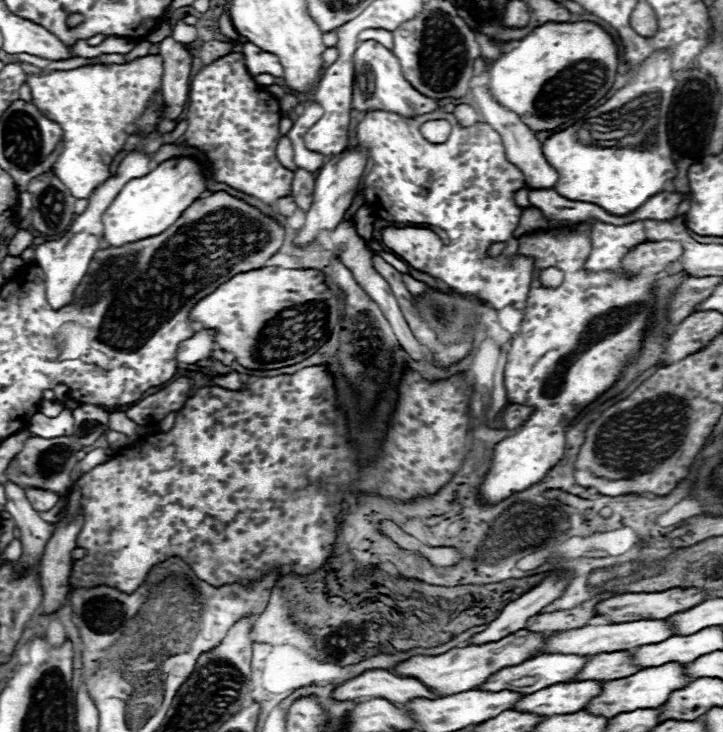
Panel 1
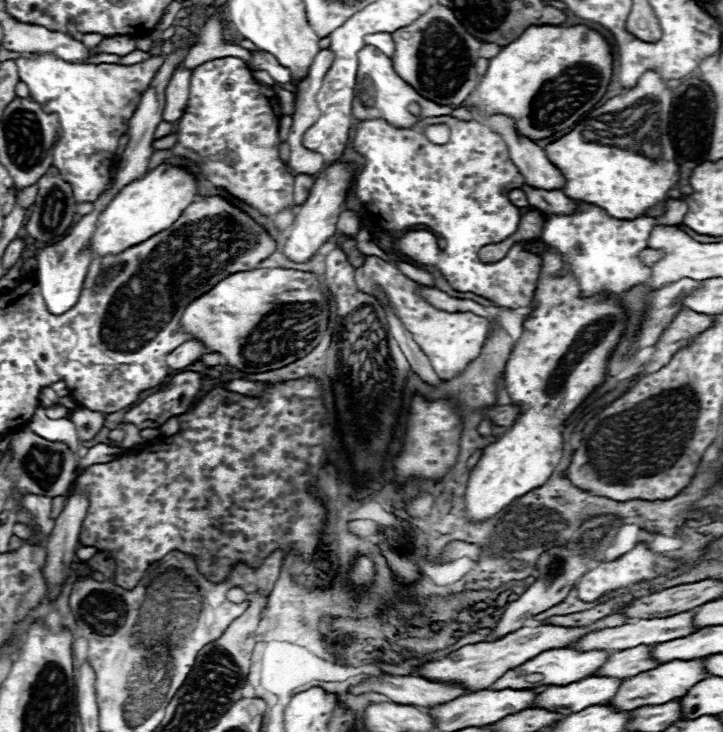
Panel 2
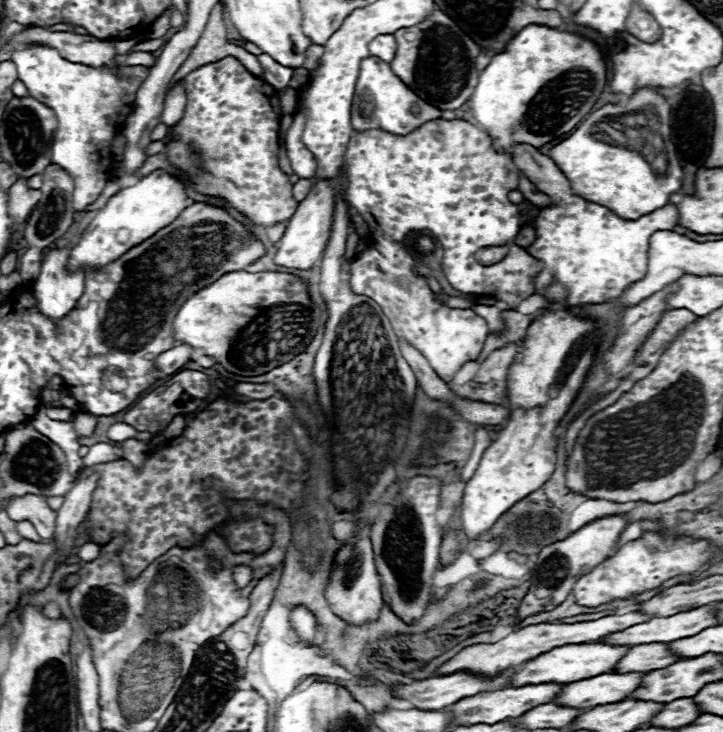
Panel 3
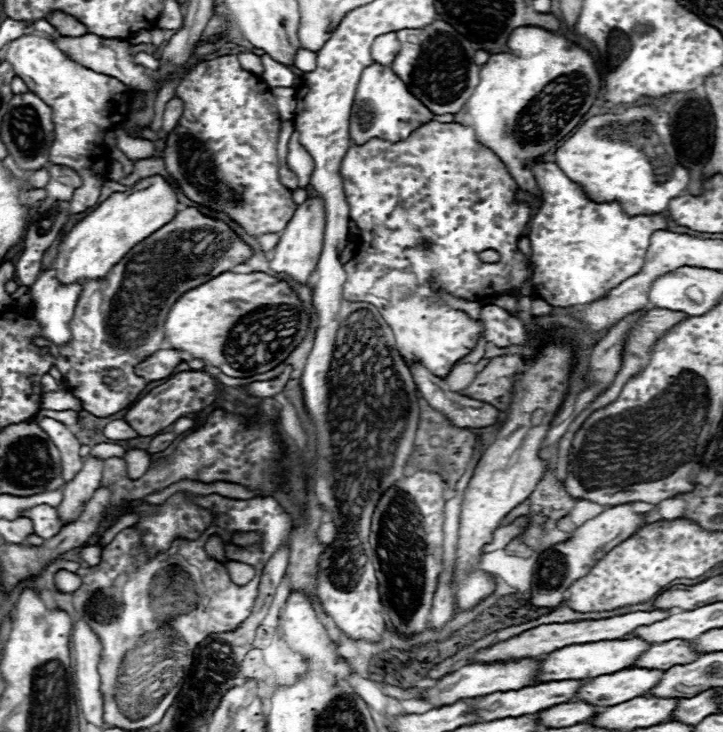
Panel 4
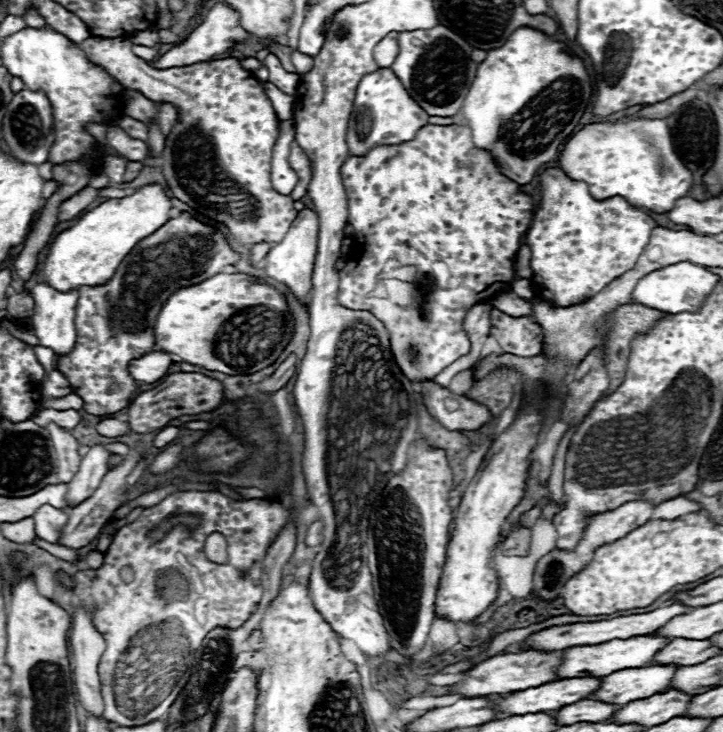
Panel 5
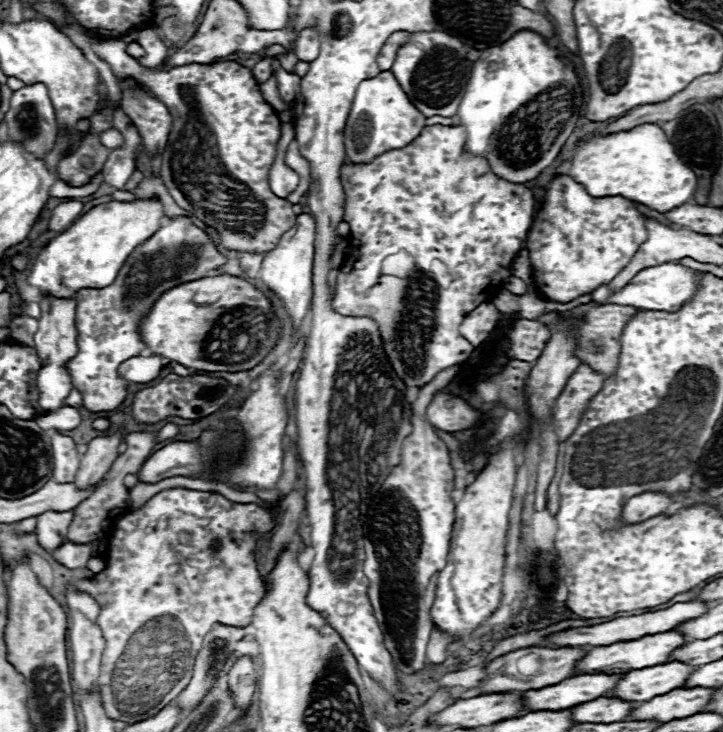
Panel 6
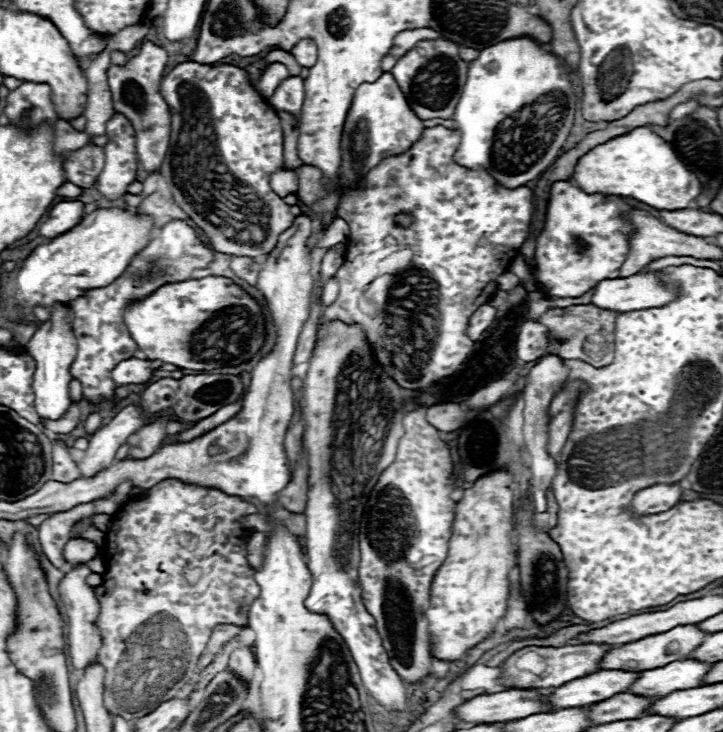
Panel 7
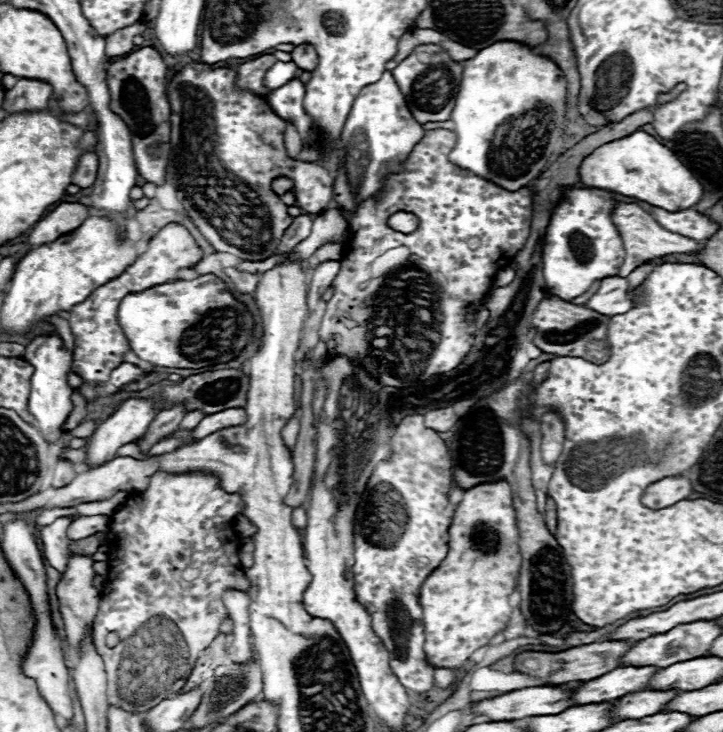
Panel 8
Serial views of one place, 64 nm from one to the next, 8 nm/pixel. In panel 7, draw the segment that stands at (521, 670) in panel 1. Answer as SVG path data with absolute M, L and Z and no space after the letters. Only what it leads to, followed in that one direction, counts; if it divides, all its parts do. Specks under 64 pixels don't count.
M690 624L690 626L676 626L670 632L646 636L642 640L610 648L604 654L600 668L602 670L630 670L630 672L638 672L638 670L652 670L652 668L658 668L658 666L666 666L666 664L670 664L674 660L684 660L698 644L704 642L704 638L706 638L706 634L702 634L694 624Z

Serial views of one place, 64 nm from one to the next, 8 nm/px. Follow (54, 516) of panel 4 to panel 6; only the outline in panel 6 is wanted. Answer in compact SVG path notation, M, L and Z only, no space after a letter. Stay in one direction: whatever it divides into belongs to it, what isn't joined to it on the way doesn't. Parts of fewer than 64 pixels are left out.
M46 510L42 512L36 524L36 536L38 542L44 550L52 552L54 548L62 546L66 542L66 534L68 534L68 526L72 522L72 510L68 512L56 512L56 510Z

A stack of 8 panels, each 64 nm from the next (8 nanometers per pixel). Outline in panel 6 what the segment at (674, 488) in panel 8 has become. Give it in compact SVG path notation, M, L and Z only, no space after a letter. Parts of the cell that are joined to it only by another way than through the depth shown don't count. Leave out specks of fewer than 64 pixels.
M662 492L638 494L638 496L630 498L624 504L624 508L622 508L622 522L638 524L638 522L644 522L644 520L648 520L652 516L658 516L672 500L674 500L674 496L666 496Z

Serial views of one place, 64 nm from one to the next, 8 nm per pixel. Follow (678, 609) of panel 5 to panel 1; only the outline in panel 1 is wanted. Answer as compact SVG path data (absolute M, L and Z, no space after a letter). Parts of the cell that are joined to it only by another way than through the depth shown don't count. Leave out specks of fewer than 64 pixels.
M518 630L498 642L488 642L480 646L466 646L466 648L452 648L444 654L438 656L426 656L426 654L416 654L404 662L398 662L392 672L398 672L398 676L414 676L416 680L422 680L426 688L432 692L438 692L440 696L450 696L466 690L474 690L480 686L490 674L498 672L504 666L514 666L532 656L534 650L542 648L546 632L528 632L528 630Z

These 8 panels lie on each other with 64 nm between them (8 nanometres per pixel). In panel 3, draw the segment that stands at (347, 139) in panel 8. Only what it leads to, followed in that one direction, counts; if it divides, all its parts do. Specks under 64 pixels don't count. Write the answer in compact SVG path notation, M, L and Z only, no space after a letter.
M368 56L360 62L360 74L356 82L356 94L352 102L352 126L354 130L370 130L370 128L382 128L392 134L408 134L416 130L420 124L440 118L442 110L434 108L432 104L426 104L420 96L416 96L402 80L392 72L390 64Z

